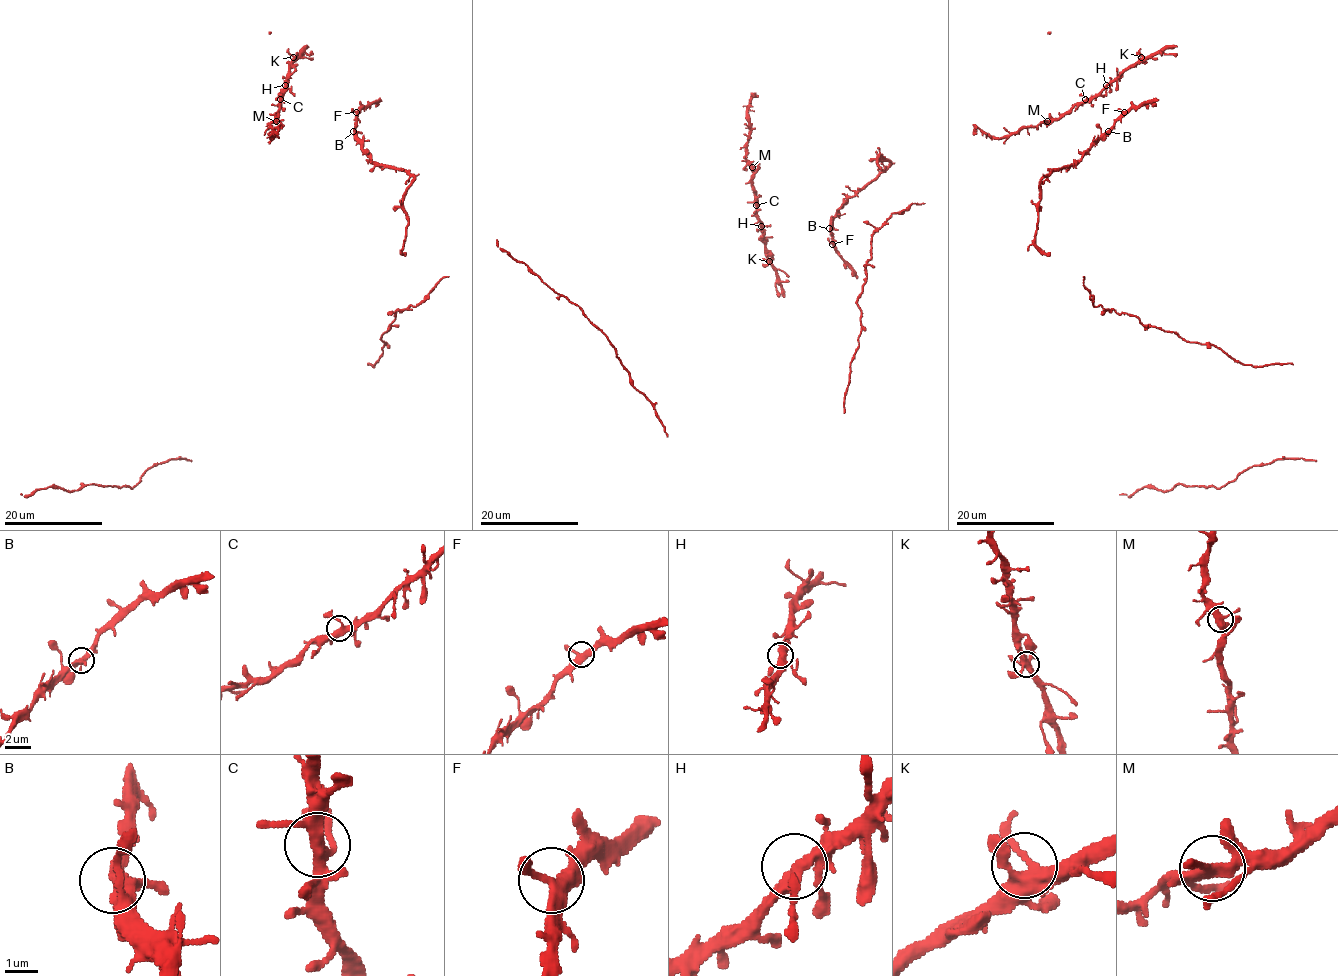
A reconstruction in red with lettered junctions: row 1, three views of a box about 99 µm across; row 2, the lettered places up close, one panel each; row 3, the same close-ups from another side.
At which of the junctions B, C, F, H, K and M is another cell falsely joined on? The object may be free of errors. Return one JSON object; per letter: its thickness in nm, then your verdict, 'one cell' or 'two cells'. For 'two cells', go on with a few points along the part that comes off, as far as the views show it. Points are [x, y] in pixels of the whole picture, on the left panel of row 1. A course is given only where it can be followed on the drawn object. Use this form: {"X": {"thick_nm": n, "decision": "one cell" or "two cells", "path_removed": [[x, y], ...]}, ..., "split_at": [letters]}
{"B": {"thick_nm": 360, "decision": "one cell"}, "C": {"thick_nm": 340, "decision": "one cell"}, "F": {"thick_nm": 360, "decision": "one cell"}, "H": {"thick_nm": 360, "decision": "one cell"}, "K": {"thick_nm": 340, "decision": "one cell"}, "M": {"thick_nm": 360, "decision": "one cell"}, "split_at": []}

